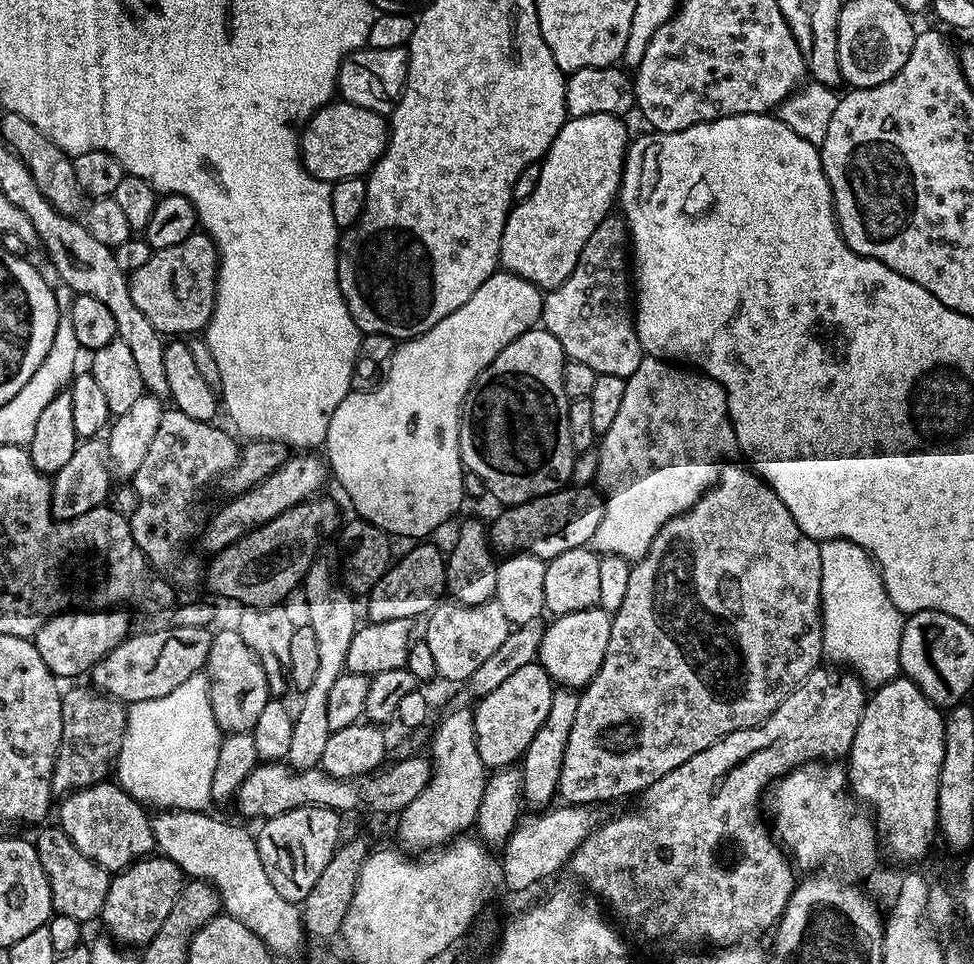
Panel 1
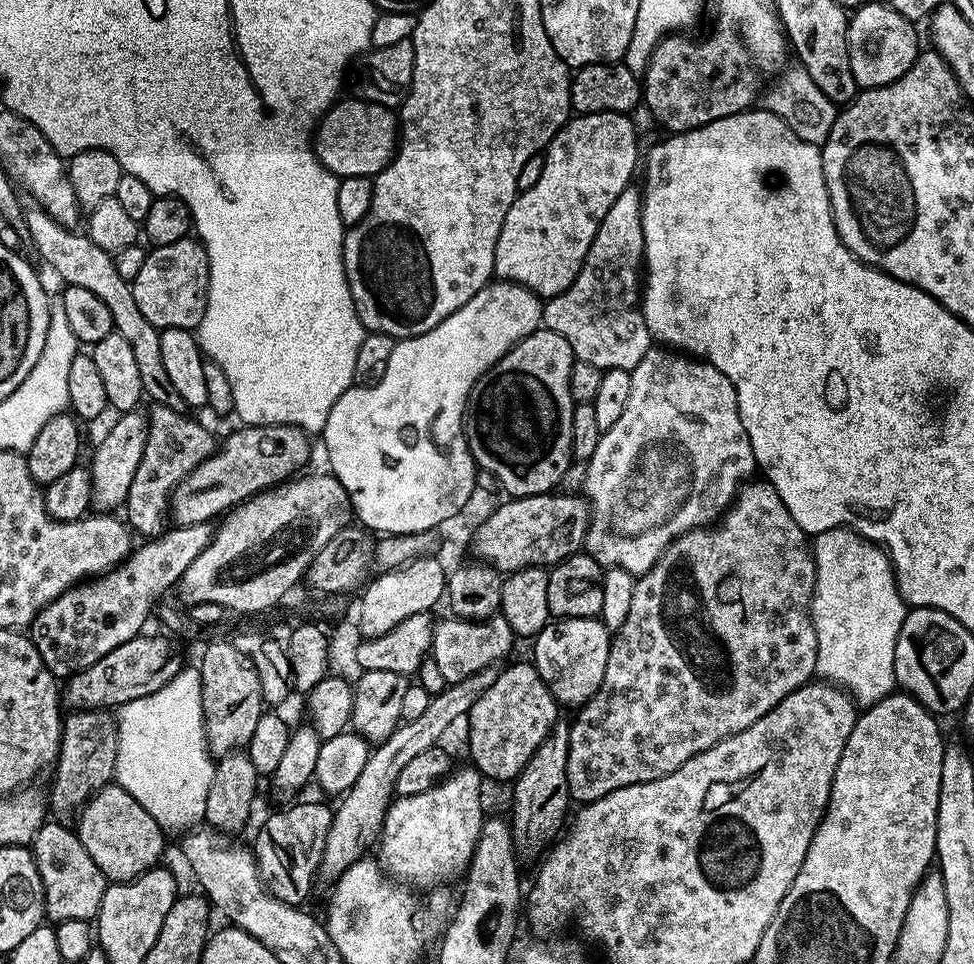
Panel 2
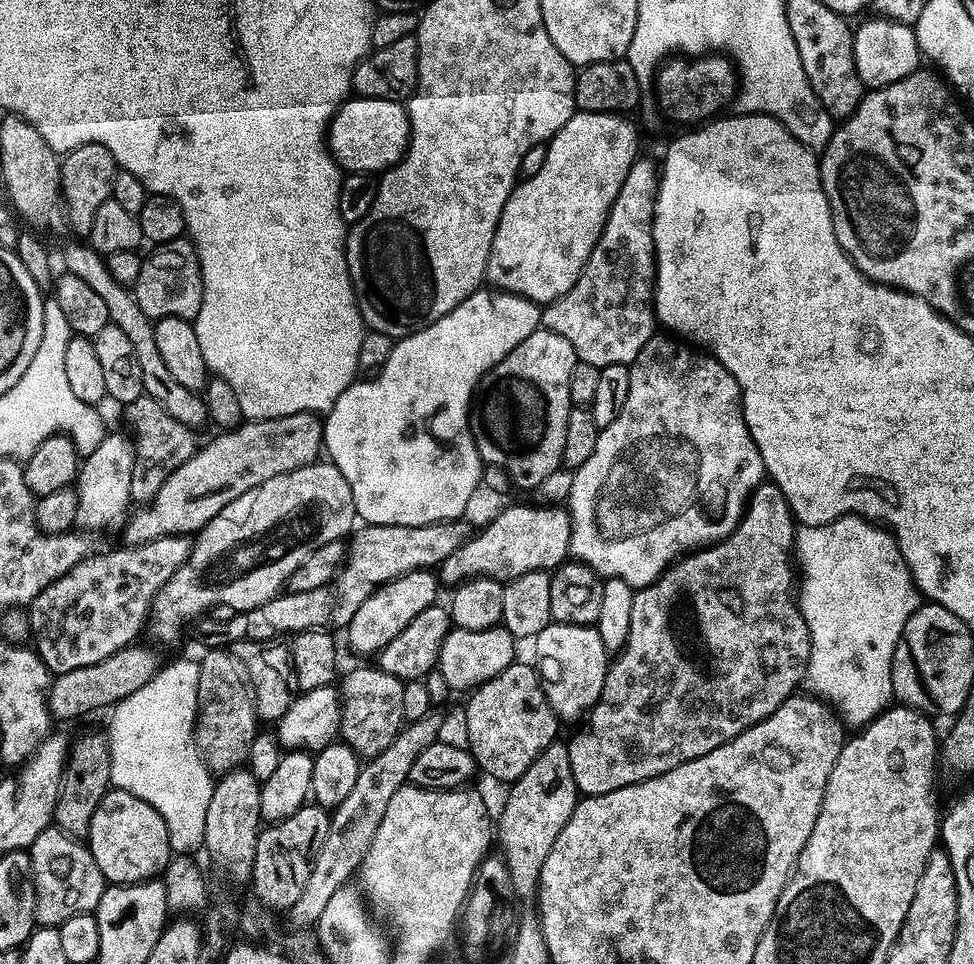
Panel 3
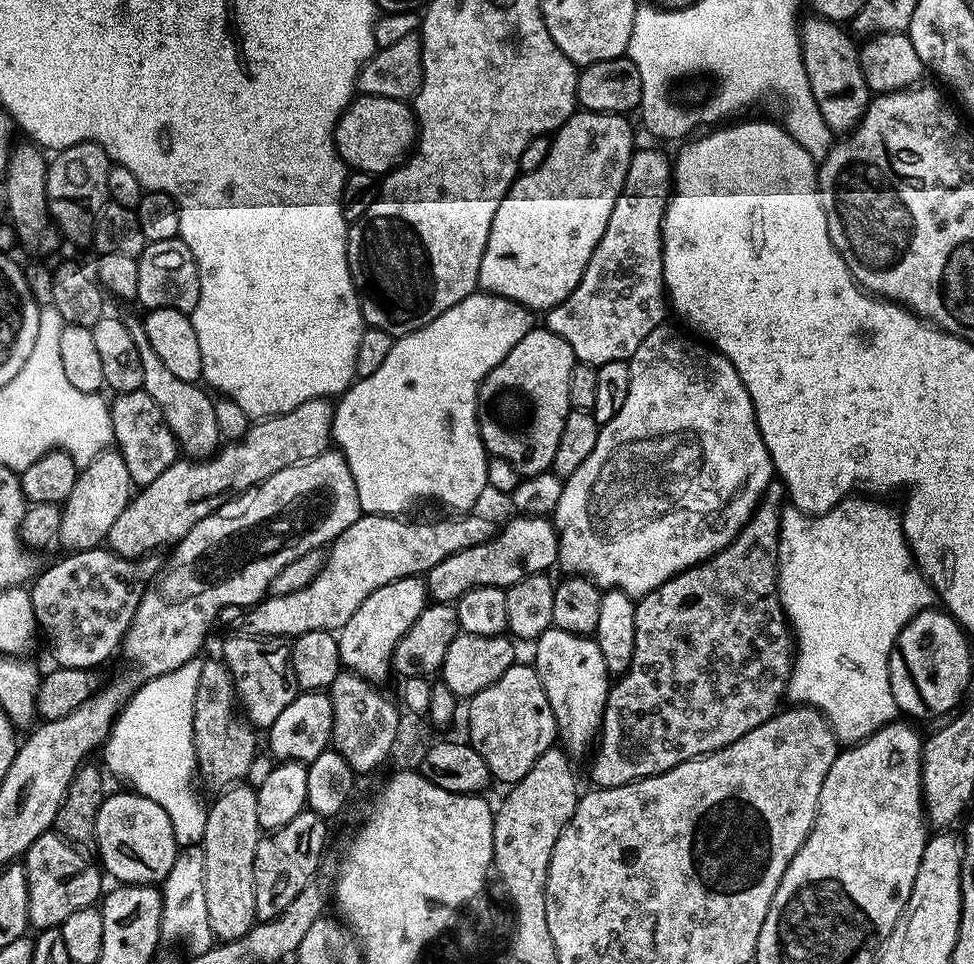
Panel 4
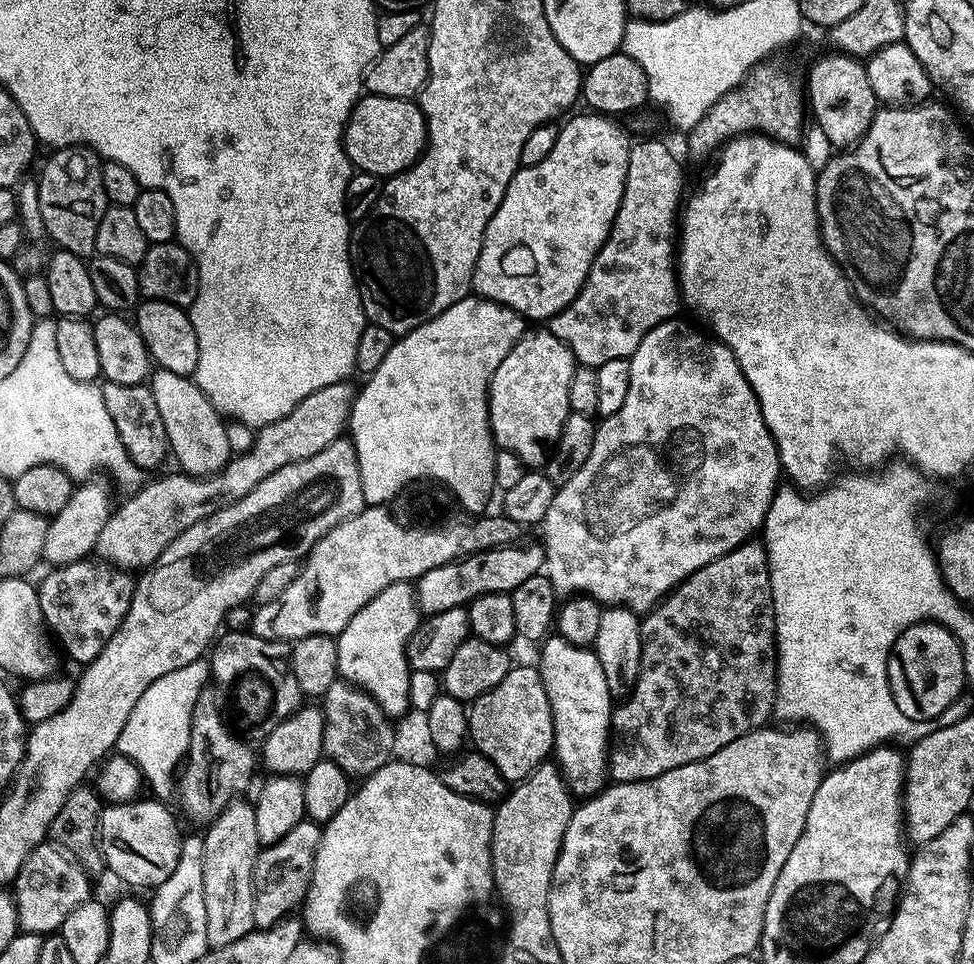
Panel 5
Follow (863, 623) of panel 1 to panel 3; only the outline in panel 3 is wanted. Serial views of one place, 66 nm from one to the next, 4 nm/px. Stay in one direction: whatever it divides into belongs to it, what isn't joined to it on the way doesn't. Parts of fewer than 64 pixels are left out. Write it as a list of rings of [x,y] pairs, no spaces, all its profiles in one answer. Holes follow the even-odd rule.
[[[849,514],[822,526],[797,527],[794,556],[798,561],[798,607],[812,635],[812,654],[817,661],[824,660],[832,675],[824,684],[823,699],[835,709],[845,725],[869,724],[893,703],[894,650],[910,614],[914,614],[922,603],[920,589],[912,581],[895,536],[887,527],[863,516]]]

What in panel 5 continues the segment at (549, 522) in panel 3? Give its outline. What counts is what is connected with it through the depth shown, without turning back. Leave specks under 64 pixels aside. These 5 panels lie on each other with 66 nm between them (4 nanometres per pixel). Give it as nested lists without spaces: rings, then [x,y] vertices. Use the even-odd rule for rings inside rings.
[[[503,544],[501,548],[491,548],[485,552],[476,552],[463,560],[455,560],[446,566],[438,566],[434,570],[426,570],[414,581],[416,589],[416,606],[425,617],[442,614],[442,610],[454,610],[472,603],[474,598],[482,594],[511,594],[515,588],[522,586],[526,578],[541,575],[544,566],[544,545]]]

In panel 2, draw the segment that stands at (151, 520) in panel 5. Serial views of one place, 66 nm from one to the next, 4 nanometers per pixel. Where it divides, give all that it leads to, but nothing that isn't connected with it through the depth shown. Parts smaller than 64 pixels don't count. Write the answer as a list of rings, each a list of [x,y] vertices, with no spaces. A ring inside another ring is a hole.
[[[262,424],[237,429],[222,440],[212,455],[196,465],[172,492],[170,516],[176,519],[177,525],[215,521],[221,514],[231,512],[237,504],[252,499],[256,493],[270,490],[295,477],[312,456],[309,433],[295,424]]]

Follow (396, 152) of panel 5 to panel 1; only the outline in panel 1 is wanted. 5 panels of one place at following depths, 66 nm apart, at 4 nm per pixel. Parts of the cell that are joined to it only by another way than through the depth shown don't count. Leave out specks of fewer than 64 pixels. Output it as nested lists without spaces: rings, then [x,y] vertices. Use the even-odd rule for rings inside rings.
[[[329,102],[319,108],[300,132],[300,160],[306,171],[319,180],[335,182],[351,176],[364,176],[388,145],[390,124],[381,113],[347,102]]]

